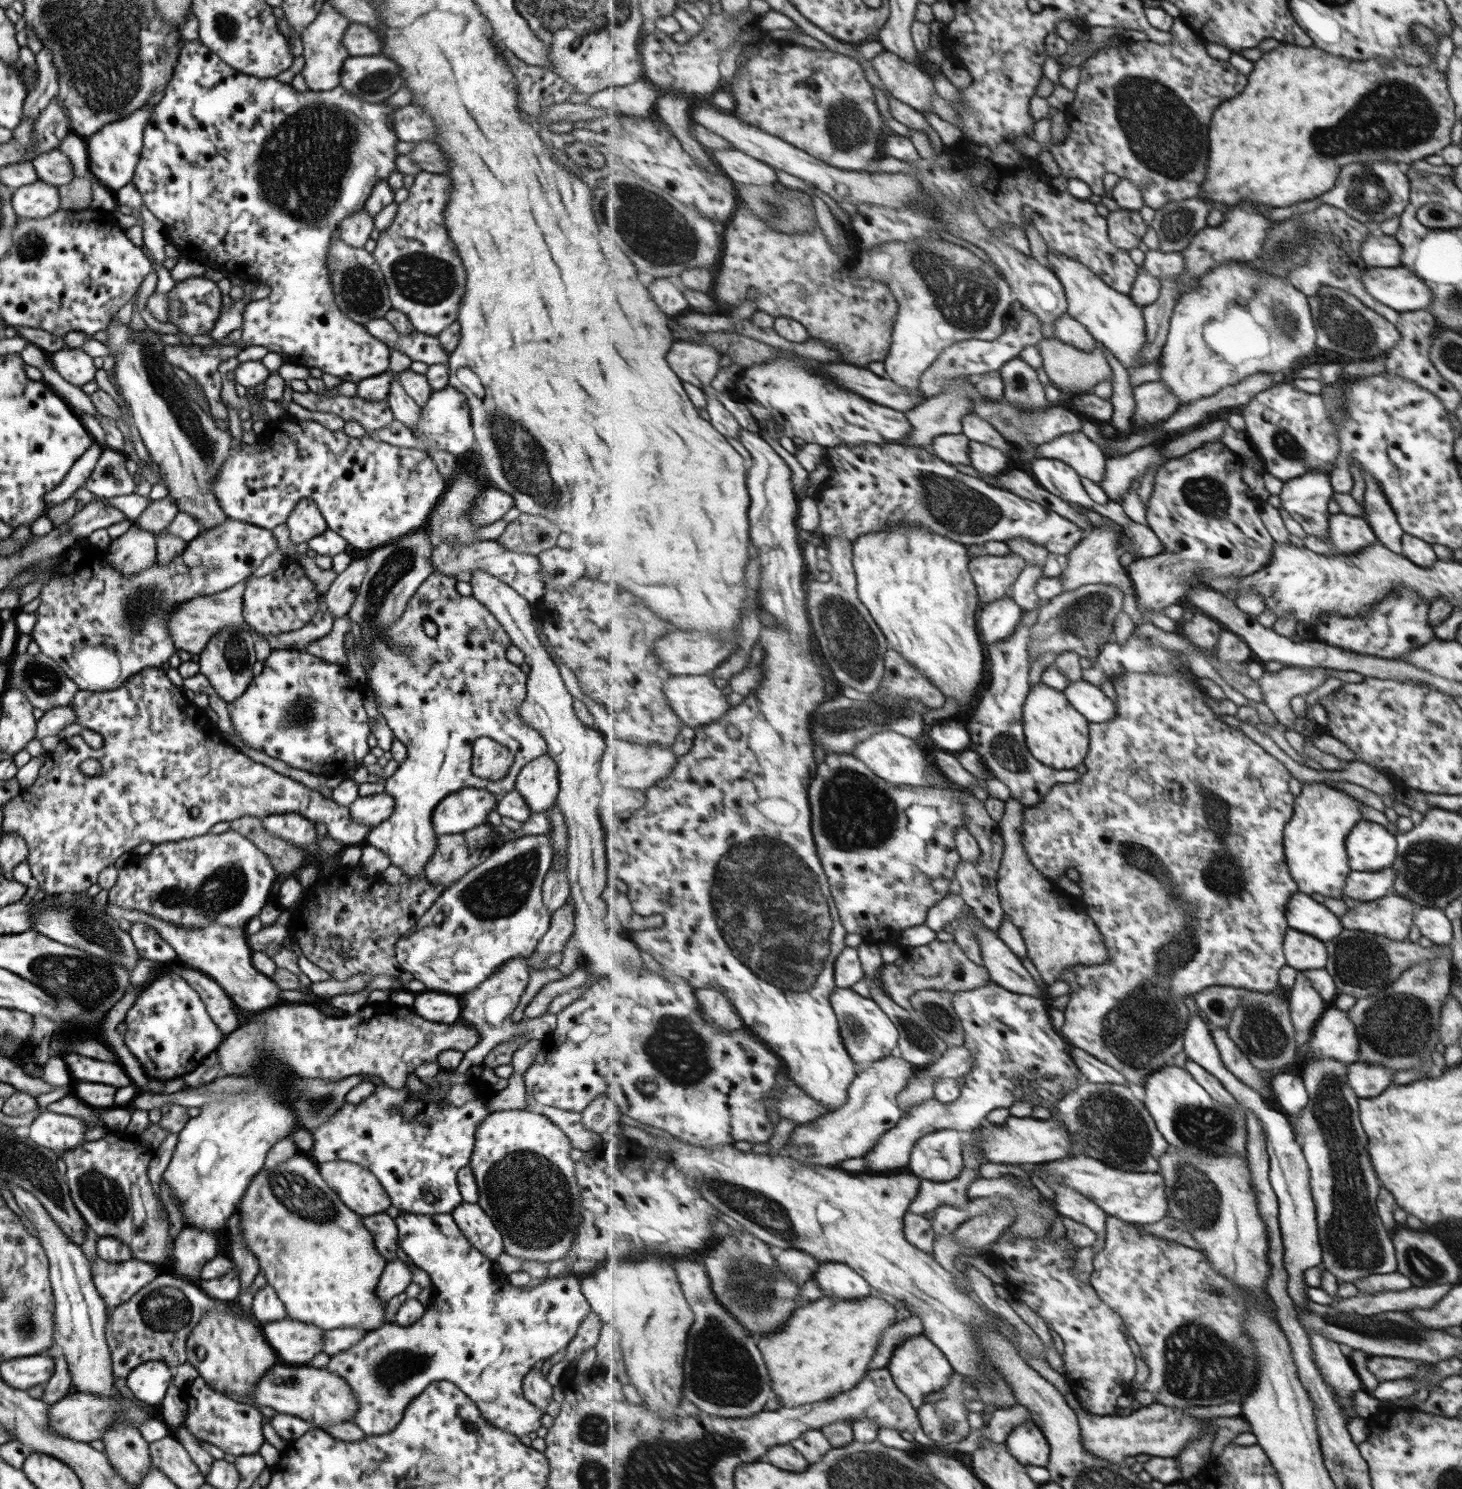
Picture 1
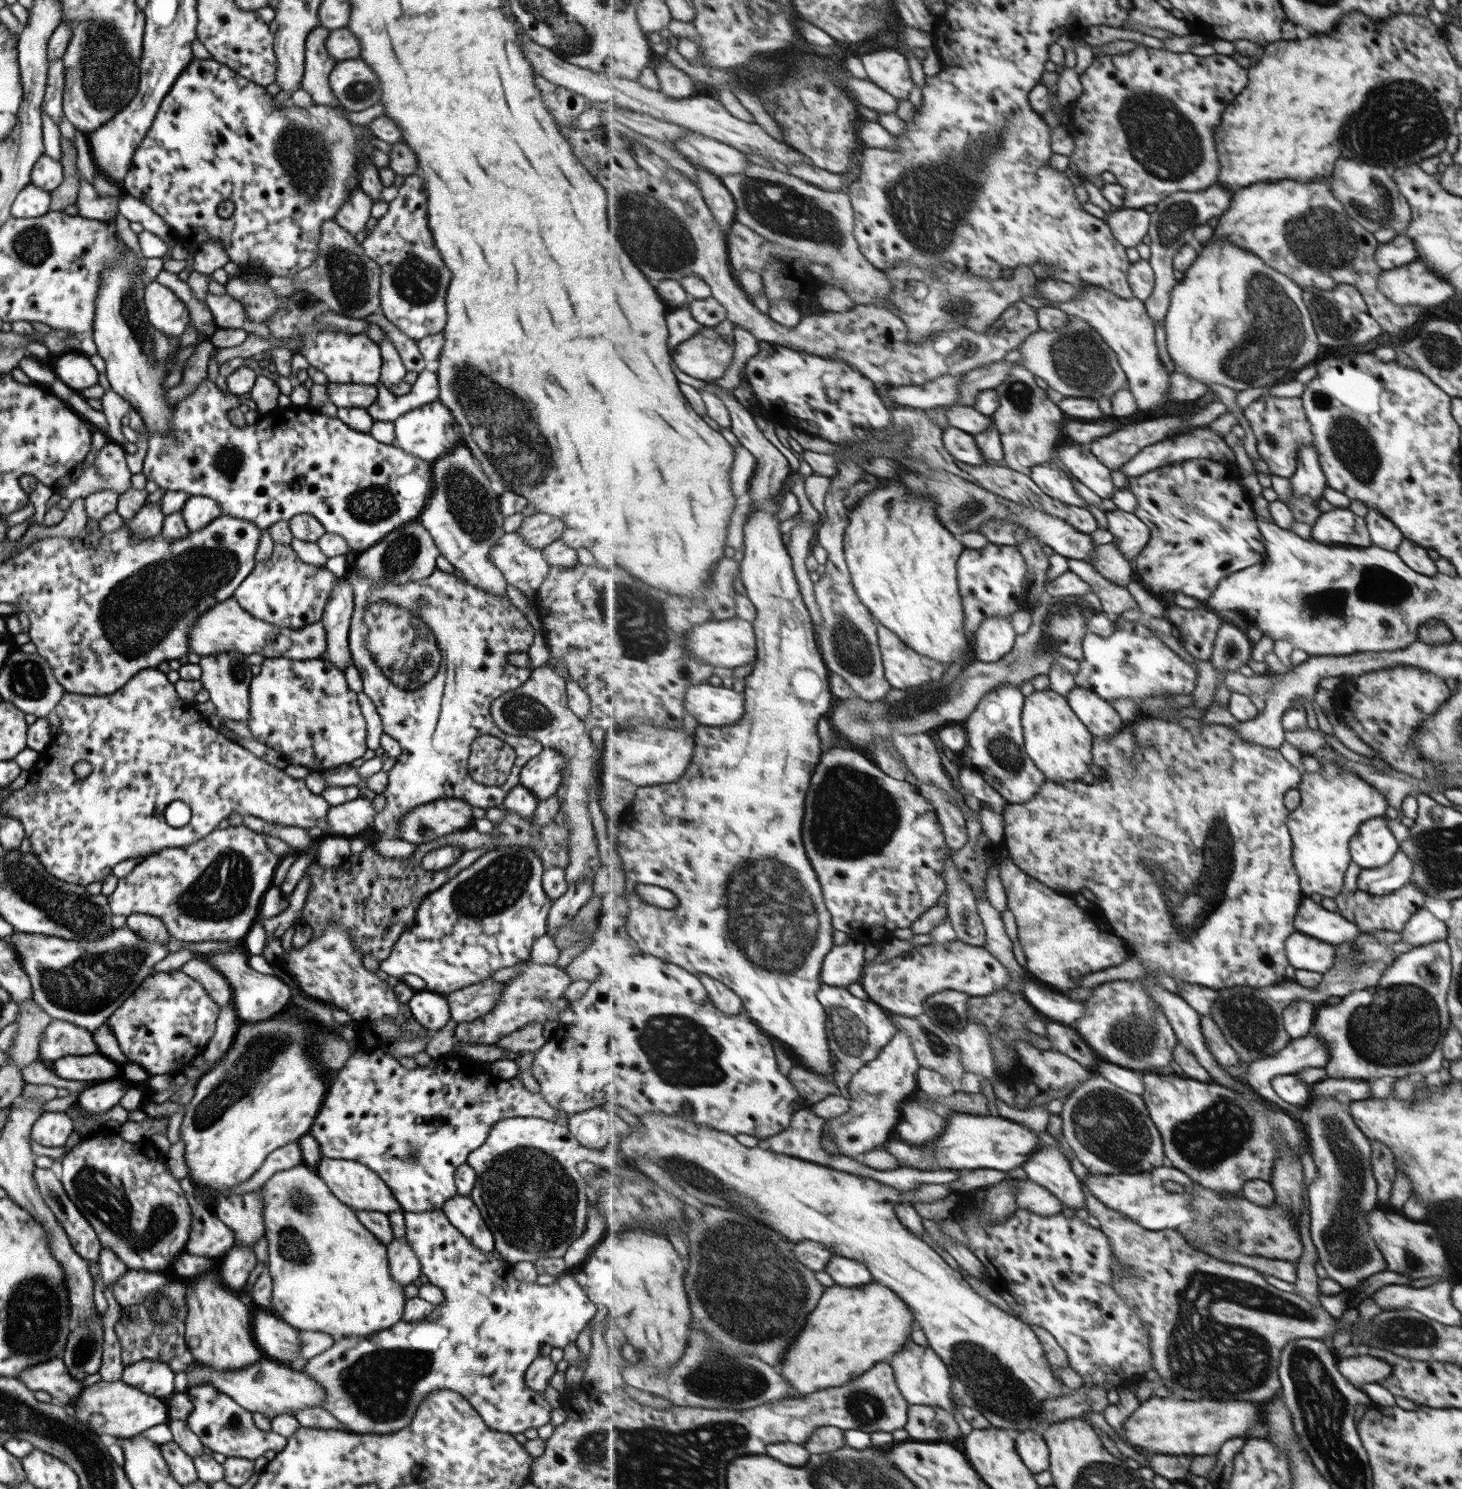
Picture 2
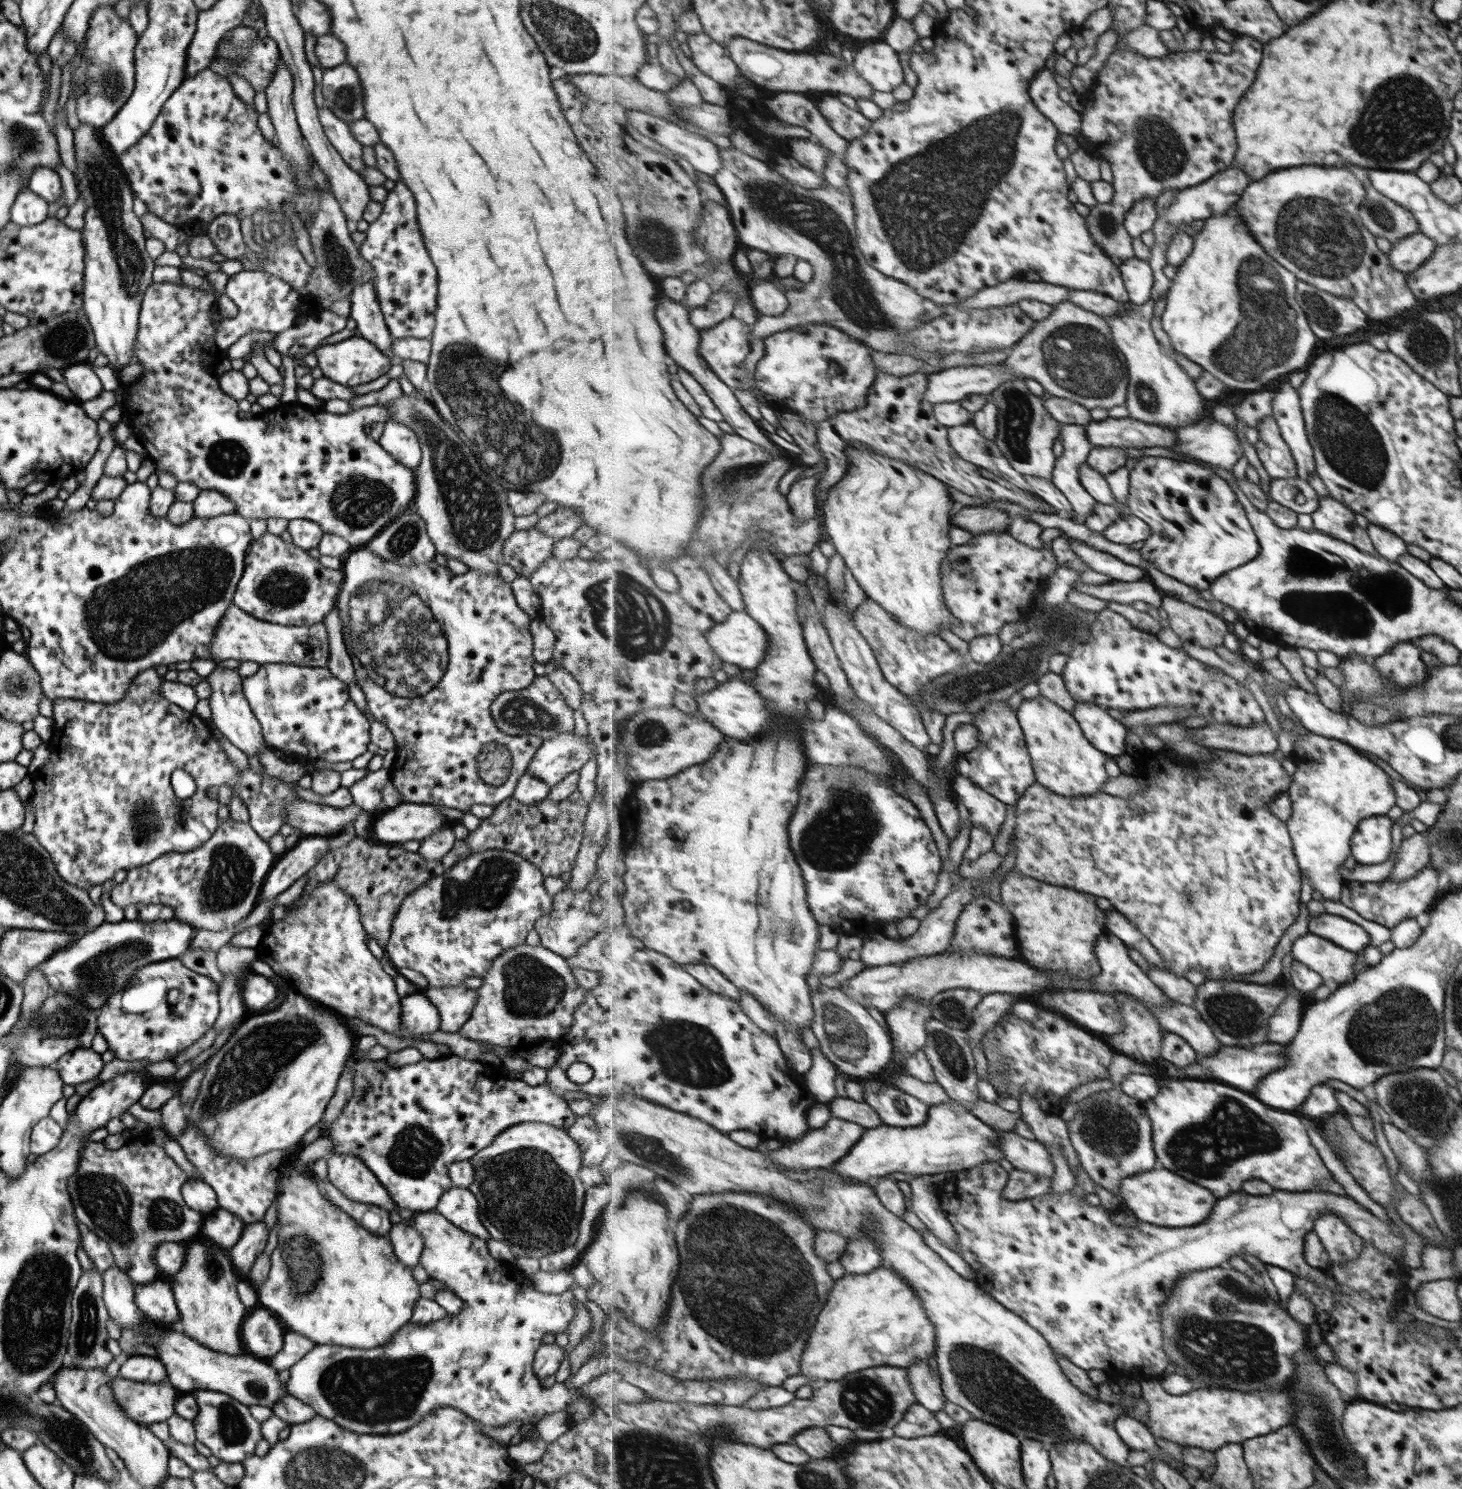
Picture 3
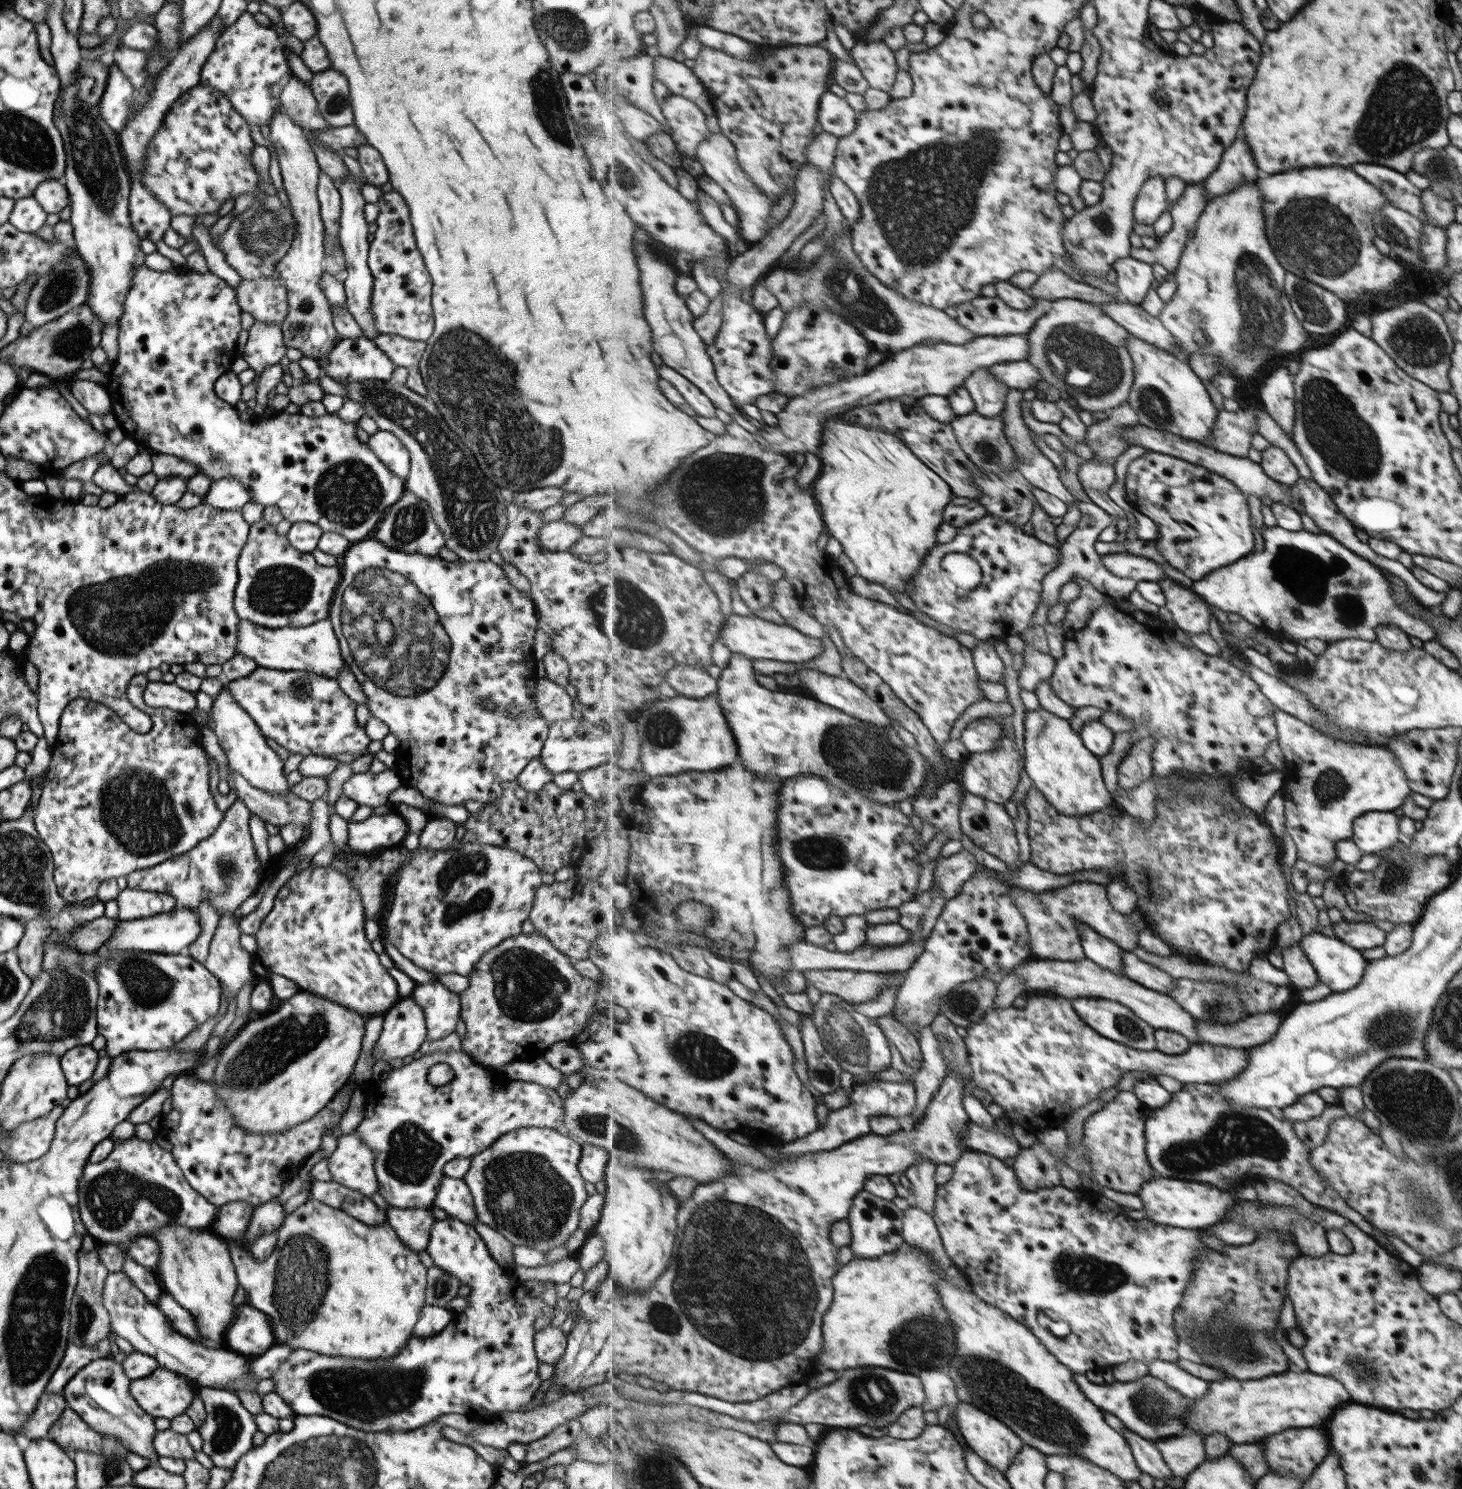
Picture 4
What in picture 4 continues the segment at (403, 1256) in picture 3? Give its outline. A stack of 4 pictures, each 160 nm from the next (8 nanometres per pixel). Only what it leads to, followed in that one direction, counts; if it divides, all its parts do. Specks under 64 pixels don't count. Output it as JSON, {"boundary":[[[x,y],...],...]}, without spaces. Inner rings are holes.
{"boundary":[[[389,1206],[384,1210],[385,1221],[407,1248],[421,1252],[429,1240],[428,1230],[436,1220],[431,1216],[430,1209],[431,1207],[397,1209]]]}

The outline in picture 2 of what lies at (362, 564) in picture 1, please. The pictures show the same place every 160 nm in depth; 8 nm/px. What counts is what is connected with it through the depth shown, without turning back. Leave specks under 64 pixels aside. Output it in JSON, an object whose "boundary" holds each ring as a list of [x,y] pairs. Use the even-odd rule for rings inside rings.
{"boundary":[[[347,576],[341,577],[335,586],[331,589],[330,595],[327,597],[320,623],[326,636],[326,660],[334,664],[339,672],[345,671],[349,664],[350,654],[348,649],[348,628],[350,625],[350,616],[352,613],[353,591],[351,583],[347,580]]]}

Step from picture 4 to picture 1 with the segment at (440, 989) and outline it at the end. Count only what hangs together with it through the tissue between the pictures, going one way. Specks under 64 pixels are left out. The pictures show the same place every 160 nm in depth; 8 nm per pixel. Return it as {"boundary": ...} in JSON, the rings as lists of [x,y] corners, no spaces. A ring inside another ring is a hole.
{"boundary":[[[515,957],[503,963],[489,978],[480,982],[473,990],[458,996],[459,1017],[473,1026],[473,1030],[478,1034],[478,1041],[473,1048],[462,1052],[460,1063],[453,1069],[457,1074],[464,1073],[470,1066],[481,1066],[485,1055],[500,1044],[510,1043],[517,1039],[522,1039],[523,1042],[536,1039],[542,1043],[548,1043],[552,1031],[557,1026],[556,1015],[544,1014],[541,1017],[522,1019],[517,1023],[509,1020],[519,1002],[519,996],[523,994],[527,980],[529,980],[529,970],[524,967],[526,966],[524,959]]]}

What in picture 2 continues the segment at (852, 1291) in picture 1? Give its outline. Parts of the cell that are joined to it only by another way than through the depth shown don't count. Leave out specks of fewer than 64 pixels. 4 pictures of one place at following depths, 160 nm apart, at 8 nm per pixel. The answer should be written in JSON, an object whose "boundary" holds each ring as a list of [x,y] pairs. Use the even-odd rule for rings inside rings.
{"boundary":[[[833,1255],[825,1271],[834,1279],[835,1284],[849,1288],[874,1282],[866,1264],[841,1255]]]}

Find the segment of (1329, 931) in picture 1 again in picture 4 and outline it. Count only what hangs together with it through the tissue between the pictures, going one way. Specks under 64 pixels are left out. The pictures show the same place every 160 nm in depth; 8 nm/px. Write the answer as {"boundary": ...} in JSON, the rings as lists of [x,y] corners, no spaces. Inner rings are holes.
{"boundary":[[[1339,921],[1331,924],[1334,938],[1357,951],[1372,949],[1384,944],[1386,933],[1373,923]]]}

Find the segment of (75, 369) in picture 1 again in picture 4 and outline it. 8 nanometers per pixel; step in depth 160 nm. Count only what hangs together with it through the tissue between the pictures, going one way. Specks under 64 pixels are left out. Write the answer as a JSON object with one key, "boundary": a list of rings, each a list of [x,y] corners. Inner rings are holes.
{"boundary":[[[73,379],[68,390],[87,413],[103,418],[105,413],[111,412],[111,400],[100,384],[89,380]]]}

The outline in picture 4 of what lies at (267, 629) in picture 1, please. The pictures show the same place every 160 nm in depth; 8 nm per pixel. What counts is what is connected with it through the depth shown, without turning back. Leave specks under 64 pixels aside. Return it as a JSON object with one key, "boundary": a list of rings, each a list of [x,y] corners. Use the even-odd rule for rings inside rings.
{"boundary":[[[263,519],[249,526],[247,541],[236,560],[236,569],[238,579],[232,603],[237,618],[268,629],[309,626],[327,619],[341,573],[335,566],[316,563],[311,553],[295,550],[286,536],[277,536],[275,526]]]}

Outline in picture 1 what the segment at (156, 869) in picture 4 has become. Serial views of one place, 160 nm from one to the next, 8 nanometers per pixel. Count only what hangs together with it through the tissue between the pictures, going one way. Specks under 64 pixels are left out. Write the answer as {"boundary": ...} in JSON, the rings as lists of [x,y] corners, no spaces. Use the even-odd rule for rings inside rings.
{"boundary":[[[228,829],[221,834],[207,832],[193,838],[154,845],[140,860],[118,870],[115,885],[108,890],[108,902],[115,908],[139,910],[175,926],[204,927],[209,923],[219,923],[244,928],[270,899],[270,889],[276,878],[267,857],[250,840]]]}

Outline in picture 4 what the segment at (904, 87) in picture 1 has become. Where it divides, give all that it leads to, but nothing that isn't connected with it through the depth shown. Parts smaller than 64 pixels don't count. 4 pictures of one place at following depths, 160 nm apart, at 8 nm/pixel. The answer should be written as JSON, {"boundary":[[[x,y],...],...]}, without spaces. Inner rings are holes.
{"boundary":[[[856,43],[851,55],[871,88],[890,92],[900,68],[897,66],[894,51],[887,43]]]}

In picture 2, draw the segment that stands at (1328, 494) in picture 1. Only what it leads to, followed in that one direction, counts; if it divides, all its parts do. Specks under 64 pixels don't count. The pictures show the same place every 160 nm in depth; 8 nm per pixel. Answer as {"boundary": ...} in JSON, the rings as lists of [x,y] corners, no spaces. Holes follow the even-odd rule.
{"boundary":[[[1304,445],[1298,450],[1297,469],[1289,478],[1290,497],[1286,507],[1295,522],[1303,522],[1309,527],[1318,520],[1320,511],[1317,500],[1323,497],[1327,479],[1323,474],[1318,454],[1313,445]]]}

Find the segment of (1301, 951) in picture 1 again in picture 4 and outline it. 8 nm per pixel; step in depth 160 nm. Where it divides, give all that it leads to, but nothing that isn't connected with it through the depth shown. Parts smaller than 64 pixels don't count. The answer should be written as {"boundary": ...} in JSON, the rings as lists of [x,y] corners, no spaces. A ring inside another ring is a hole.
{"boundary":[[[1312,932],[1299,941],[1322,982],[1334,992],[1352,989],[1365,972],[1366,960],[1355,948],[1339,939]]]}

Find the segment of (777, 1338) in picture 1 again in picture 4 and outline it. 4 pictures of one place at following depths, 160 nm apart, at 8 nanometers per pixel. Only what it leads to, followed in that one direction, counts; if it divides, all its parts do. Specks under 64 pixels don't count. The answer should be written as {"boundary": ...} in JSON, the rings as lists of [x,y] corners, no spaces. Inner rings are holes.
{"boundary":[[[906,1245],[879,1258],[853,1258],[834,1276],[834,1301],[826,1312],[823,1324],[823,1354],[817,1356],[817,1366],[829,1370],[858,1367],[882,1367],[921,1375],[929,1370],[946,1371],[957,1358],[954,1324],[943,1306],[938,1291],[941,1274],[939,1264],[920,1248]]]}

